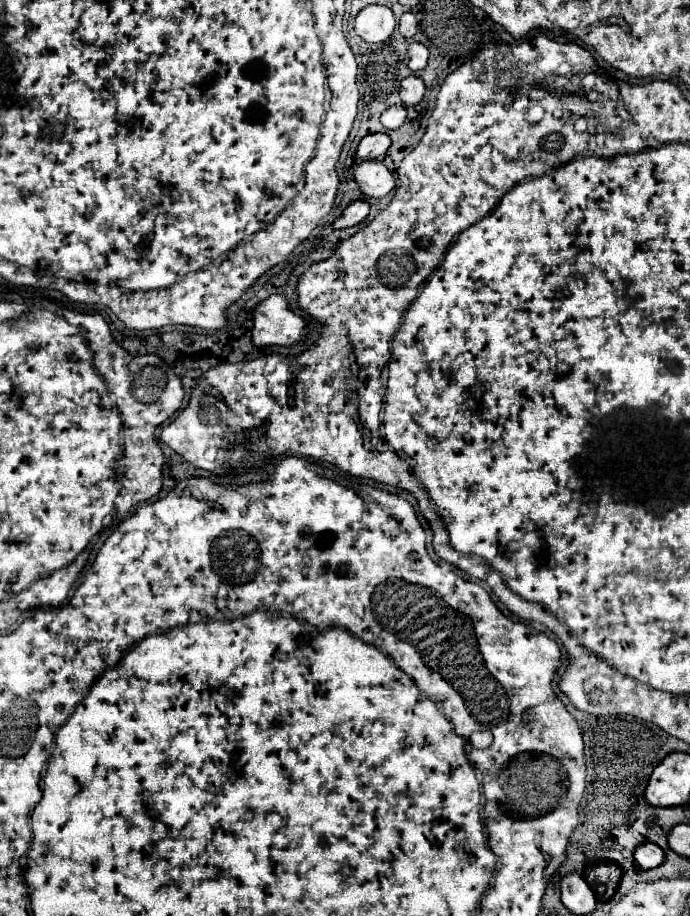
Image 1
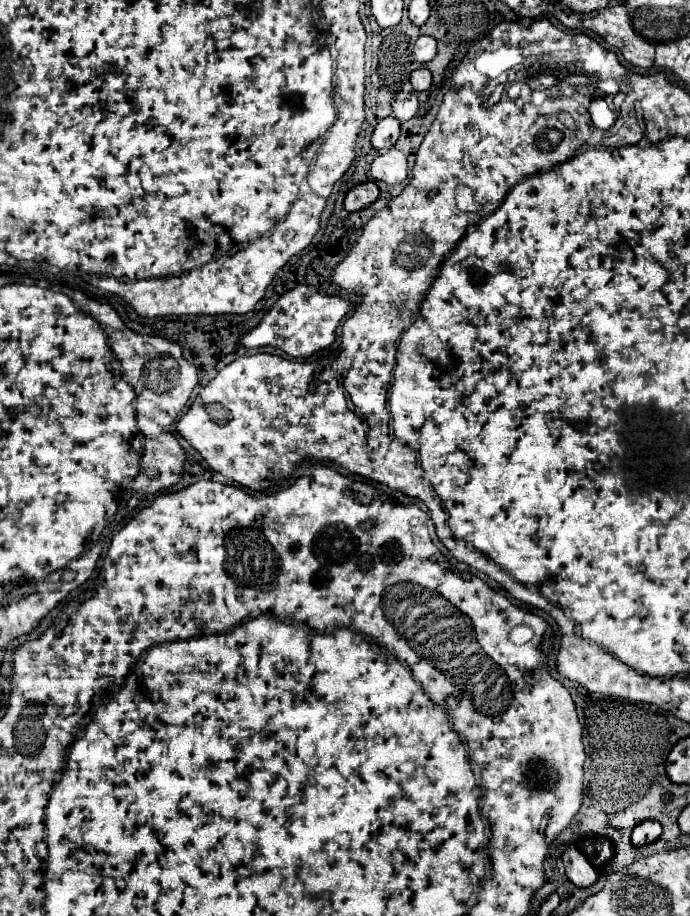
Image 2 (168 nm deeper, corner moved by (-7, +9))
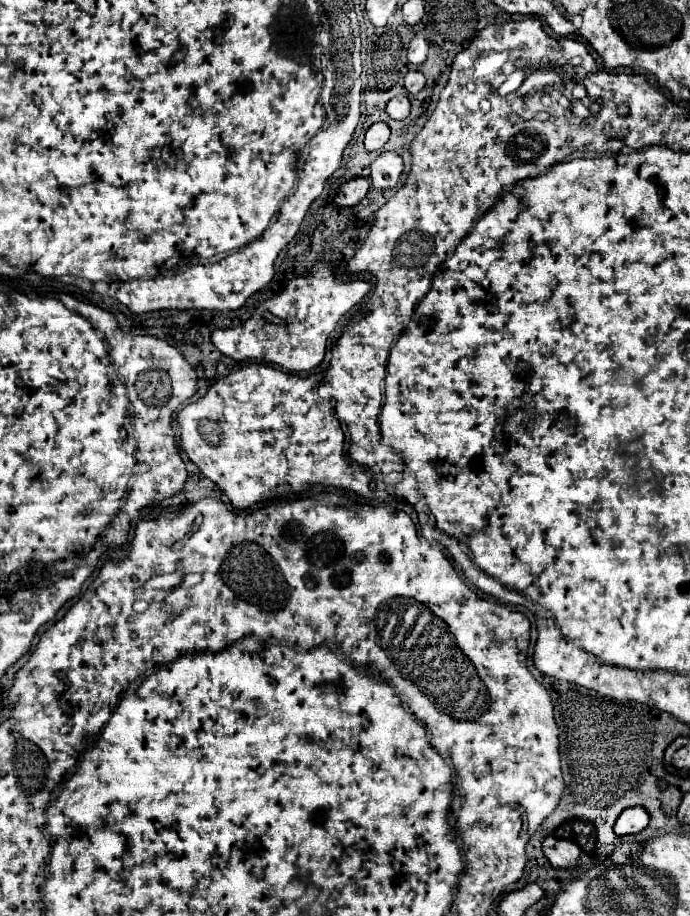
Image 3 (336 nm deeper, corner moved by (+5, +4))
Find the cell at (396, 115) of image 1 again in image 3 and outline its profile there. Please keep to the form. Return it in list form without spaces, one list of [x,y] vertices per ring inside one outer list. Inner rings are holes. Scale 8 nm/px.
[[[396,95],[396,97],[392,97],[388,101],[386,113],[392,119],[406,119],[410,115],[410,99],[408,99],[408,95]]]

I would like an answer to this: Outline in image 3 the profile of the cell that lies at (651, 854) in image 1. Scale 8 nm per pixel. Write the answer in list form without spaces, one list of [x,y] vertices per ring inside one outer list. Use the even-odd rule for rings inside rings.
[[[636,805],[632,809],[624,809],[624,813],[620,813],[620,817],[616,819],[614,833],[616,835],[634,835],[634,833],[640,833],[648,825],[648,821],[650,821],[650,817],[648,817],[644,807]]]

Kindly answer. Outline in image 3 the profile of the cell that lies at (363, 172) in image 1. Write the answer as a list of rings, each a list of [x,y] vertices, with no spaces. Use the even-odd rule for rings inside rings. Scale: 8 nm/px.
[[[384,151],[372,165],[370,165],[370,183],[376,189],[390,189],[396,187],[400,175],[404,171],[404,161],[394,151]]]

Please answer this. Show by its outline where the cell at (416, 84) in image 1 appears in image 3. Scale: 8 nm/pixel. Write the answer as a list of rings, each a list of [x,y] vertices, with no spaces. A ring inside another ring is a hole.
[[[410,71],[410,73],[406,75],[404,87],[406,87],[406,91],[408,91],[408,93],[416,95],[424,85],[426,85],[426,77],[424,77],[420,71]]]

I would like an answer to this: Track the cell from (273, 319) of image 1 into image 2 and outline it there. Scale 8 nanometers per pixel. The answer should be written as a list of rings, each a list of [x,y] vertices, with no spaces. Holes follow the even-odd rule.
[[[296,286],[294,290],[282,294],[264,320],[242,336],[240,344],[246,348],[260,348],[260,346],[276,346],[286,354],[298,356],[312,356],[314,352],[328,348],[334,342],[334,330],[338,322],[346,316],[350,308],[350,300],[342,300],[338,296],[320,294],[312,286]]]

